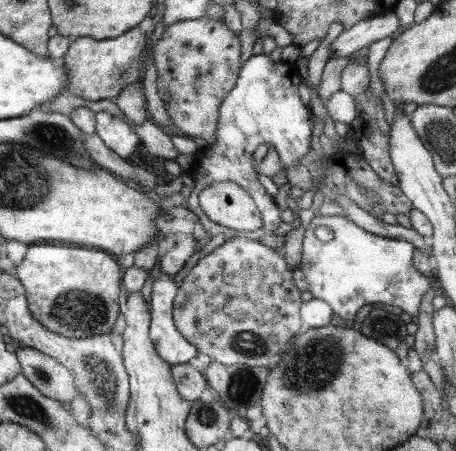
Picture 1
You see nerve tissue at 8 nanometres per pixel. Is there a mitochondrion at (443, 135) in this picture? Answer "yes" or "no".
yes

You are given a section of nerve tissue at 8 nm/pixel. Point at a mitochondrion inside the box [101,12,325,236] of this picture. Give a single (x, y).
(185, 45)

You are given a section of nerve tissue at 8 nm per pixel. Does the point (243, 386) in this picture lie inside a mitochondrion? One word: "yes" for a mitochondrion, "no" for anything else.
yes

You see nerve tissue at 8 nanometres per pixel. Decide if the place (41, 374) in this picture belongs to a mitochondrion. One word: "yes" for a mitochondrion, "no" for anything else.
yes

